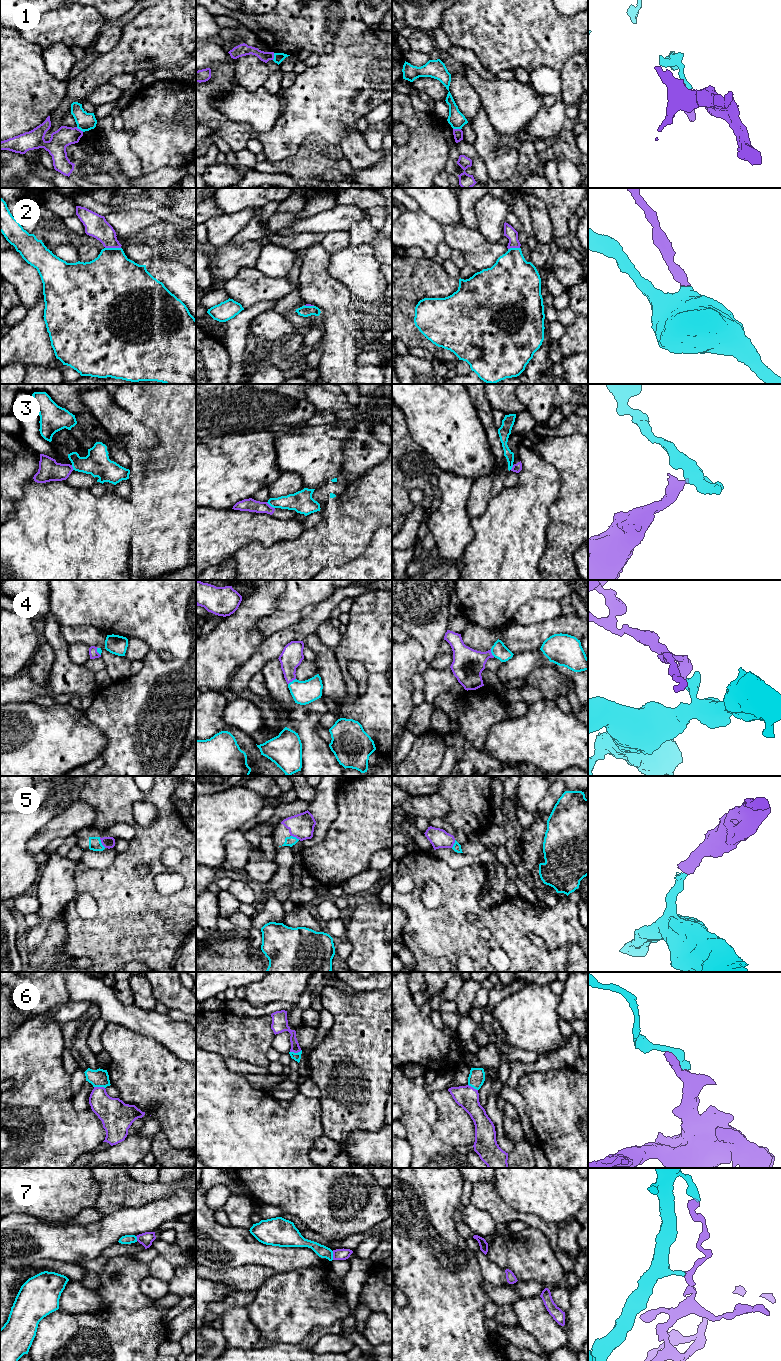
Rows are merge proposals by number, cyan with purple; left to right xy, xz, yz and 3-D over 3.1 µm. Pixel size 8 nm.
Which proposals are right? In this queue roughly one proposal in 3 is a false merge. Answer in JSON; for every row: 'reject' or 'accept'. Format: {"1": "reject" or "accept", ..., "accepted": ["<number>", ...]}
{"1": "reject", "2": "accept", "3": "reject", "4": "accept", "5": "accept", "6": "reject", "7": "reject", "accepted": ["2", "4", "5"]}

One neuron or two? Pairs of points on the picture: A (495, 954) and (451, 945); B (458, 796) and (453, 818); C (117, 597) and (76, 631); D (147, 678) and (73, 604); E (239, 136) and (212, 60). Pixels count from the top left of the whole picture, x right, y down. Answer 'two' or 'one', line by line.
A: two
B: one
C: two
D: one
E: one

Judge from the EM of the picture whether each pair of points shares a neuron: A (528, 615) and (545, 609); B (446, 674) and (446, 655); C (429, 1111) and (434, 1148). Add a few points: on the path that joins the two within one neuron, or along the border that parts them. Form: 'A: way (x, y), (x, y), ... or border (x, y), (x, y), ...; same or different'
A: way (532, 612), (541, 610); same
B: border (429, 665), (437, 669), (449, 667); different
C: way (426, 1120), (426, 1139); same

